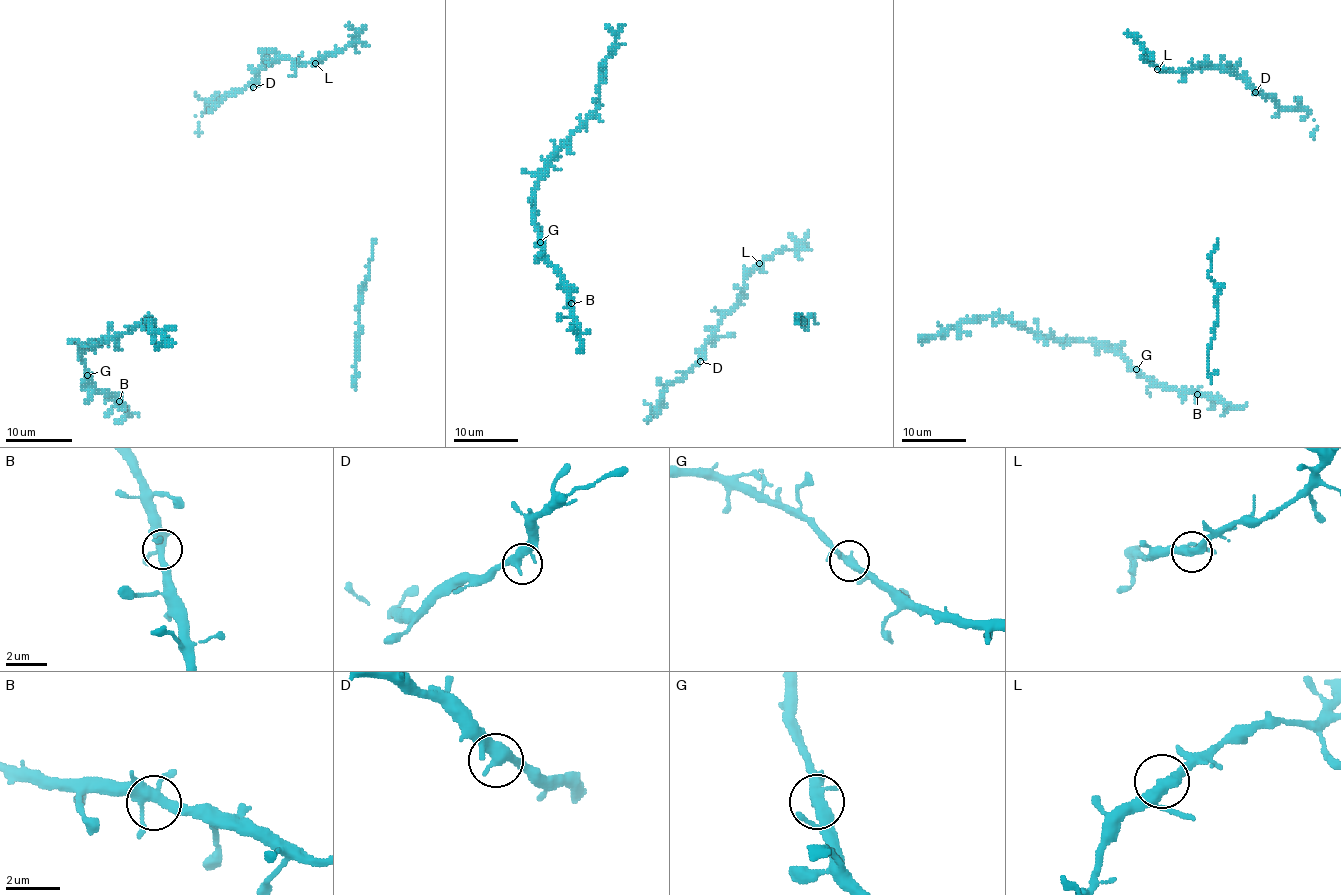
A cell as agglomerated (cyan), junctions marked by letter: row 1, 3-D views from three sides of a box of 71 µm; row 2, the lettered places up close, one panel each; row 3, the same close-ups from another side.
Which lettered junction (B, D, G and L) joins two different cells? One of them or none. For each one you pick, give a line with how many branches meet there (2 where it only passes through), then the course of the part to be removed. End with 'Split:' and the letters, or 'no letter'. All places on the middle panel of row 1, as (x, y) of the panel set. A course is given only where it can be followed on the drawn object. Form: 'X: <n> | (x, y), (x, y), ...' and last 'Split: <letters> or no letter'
Split: no letter

